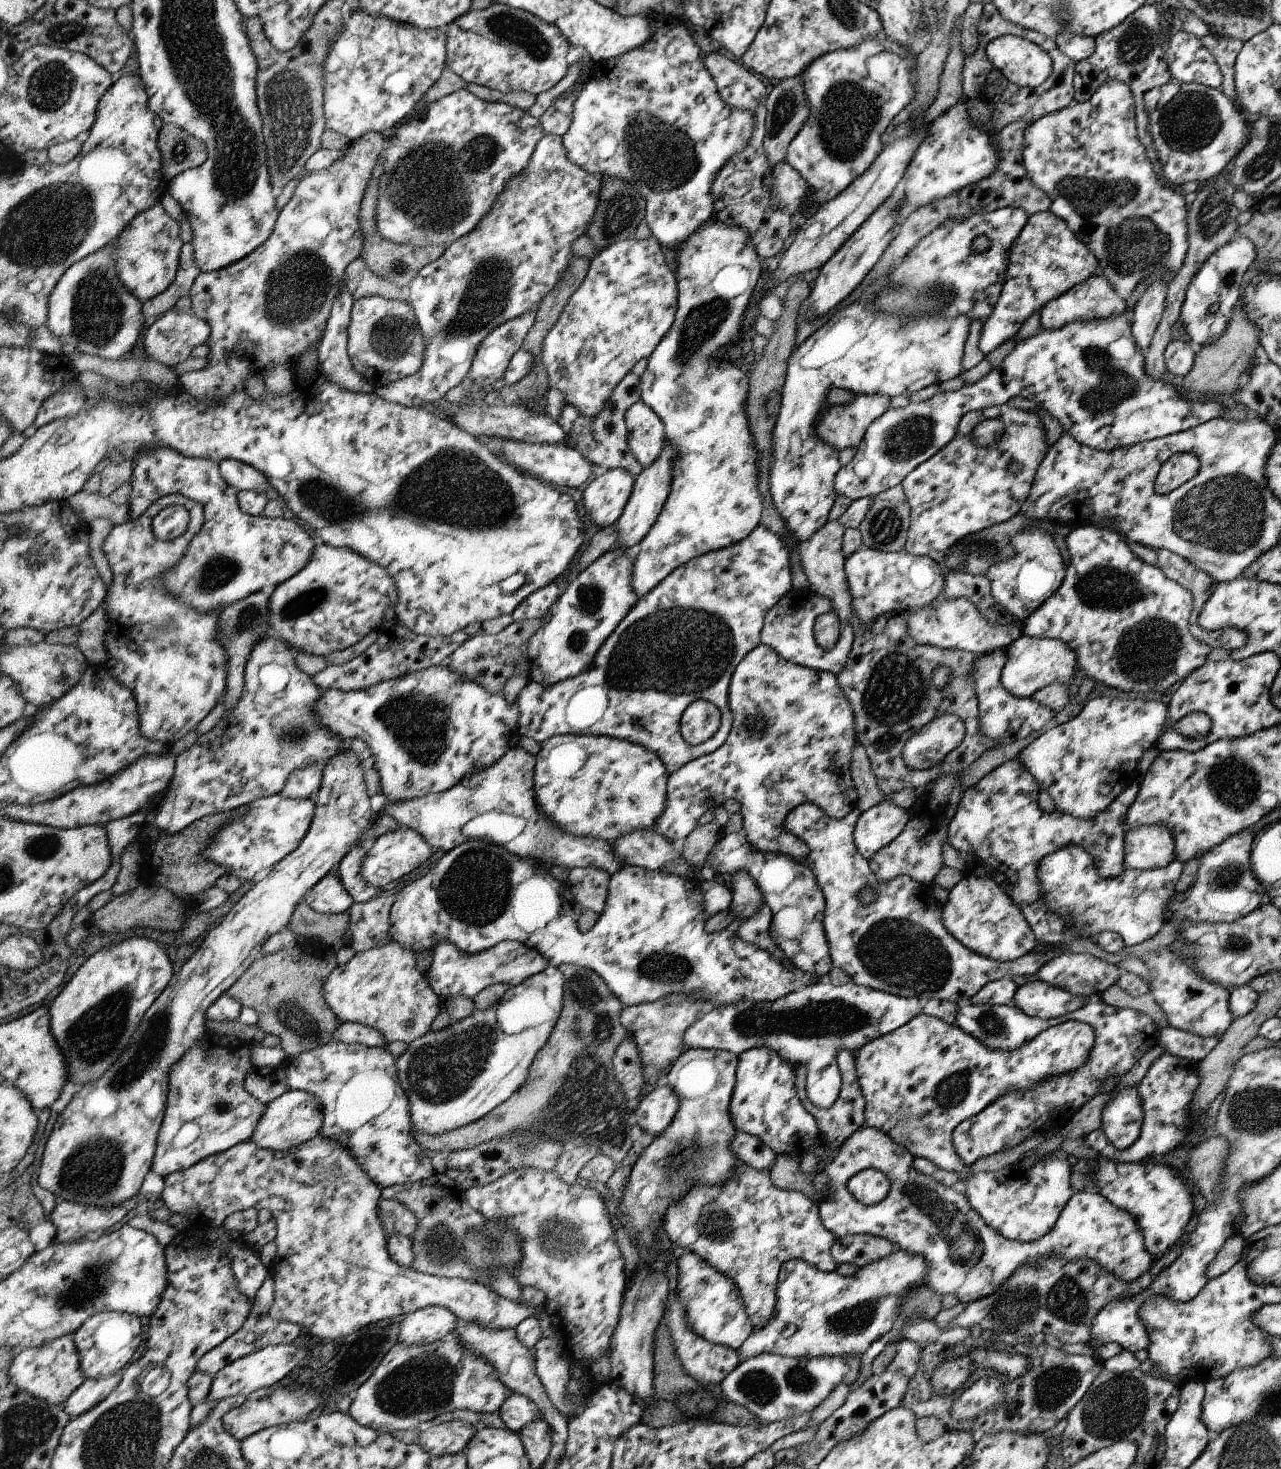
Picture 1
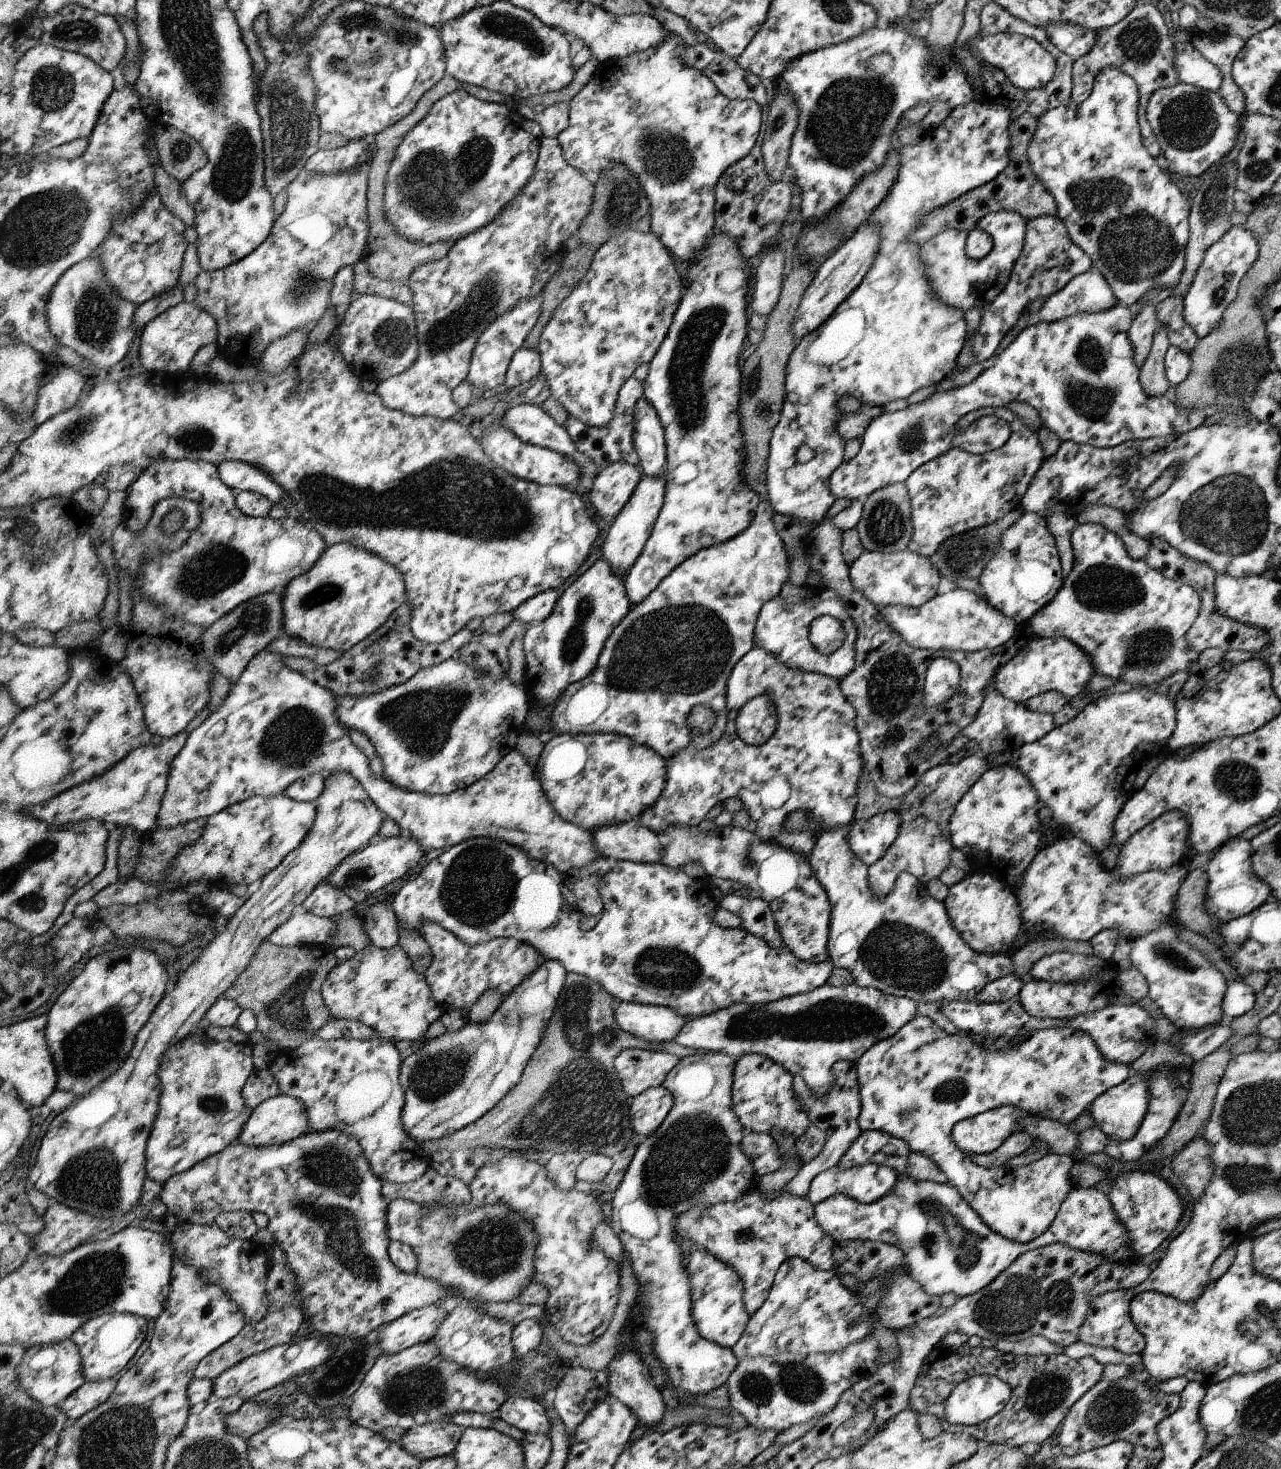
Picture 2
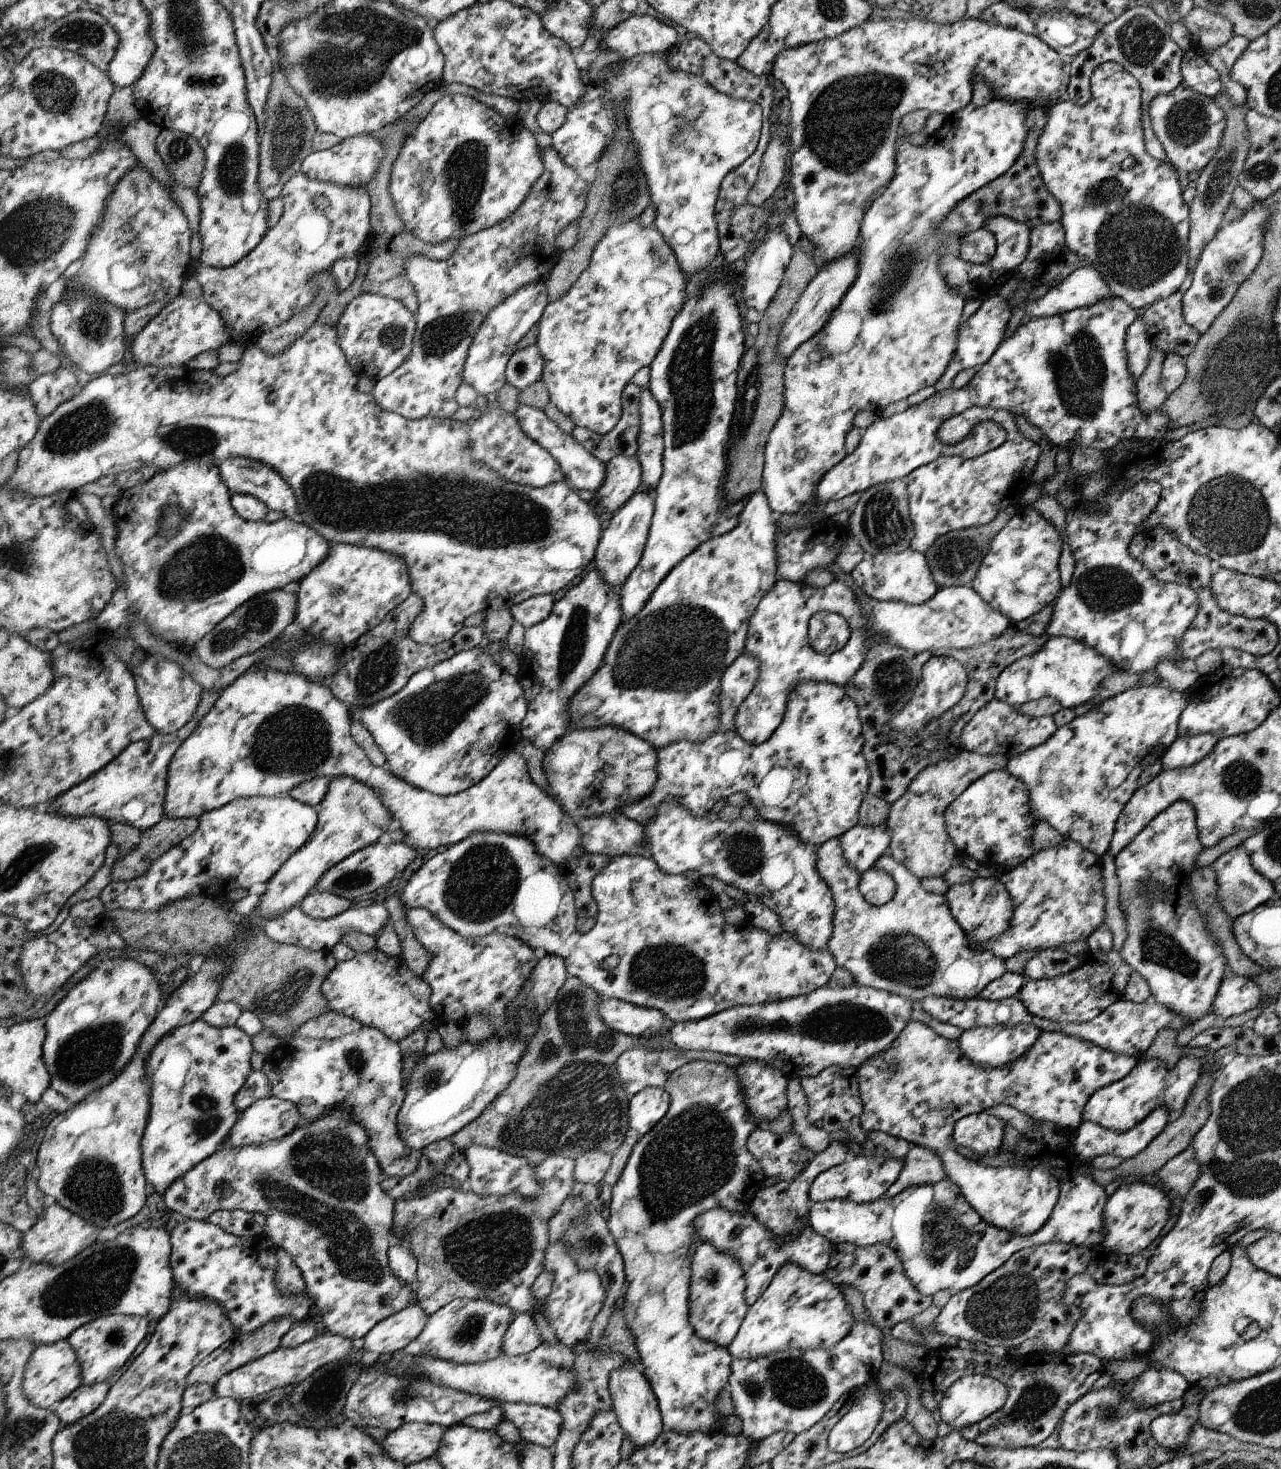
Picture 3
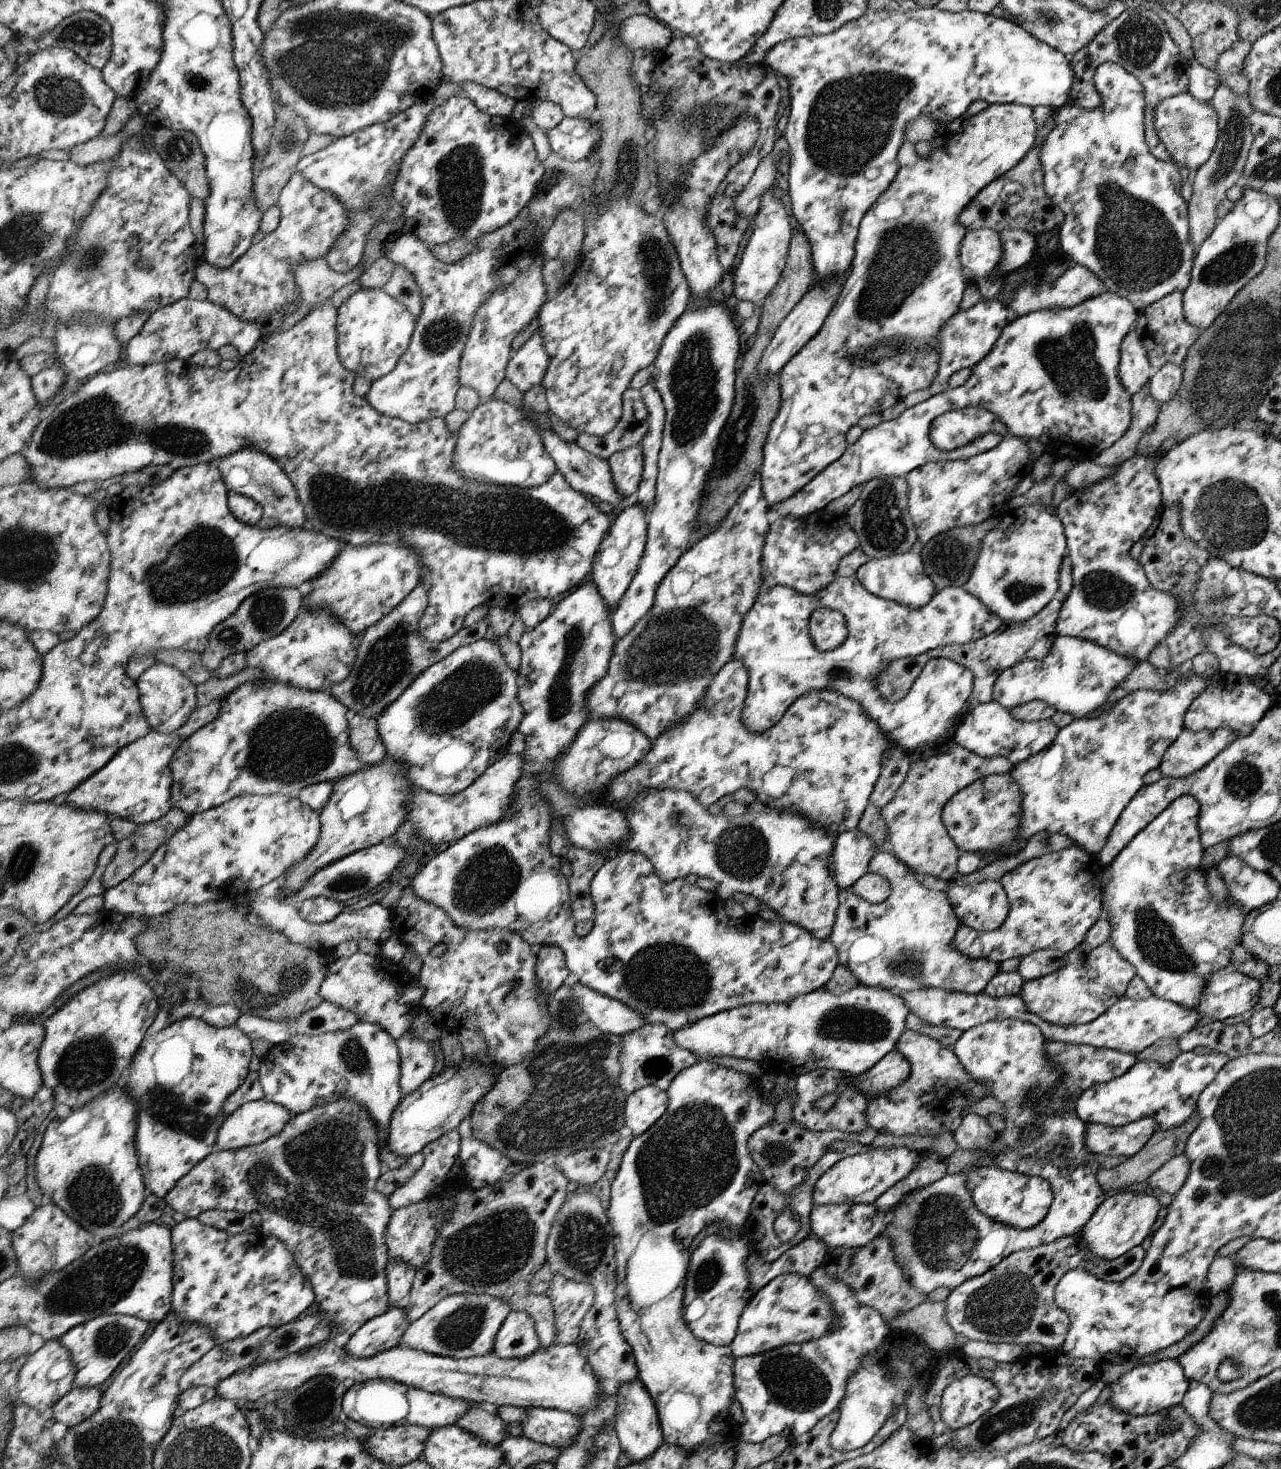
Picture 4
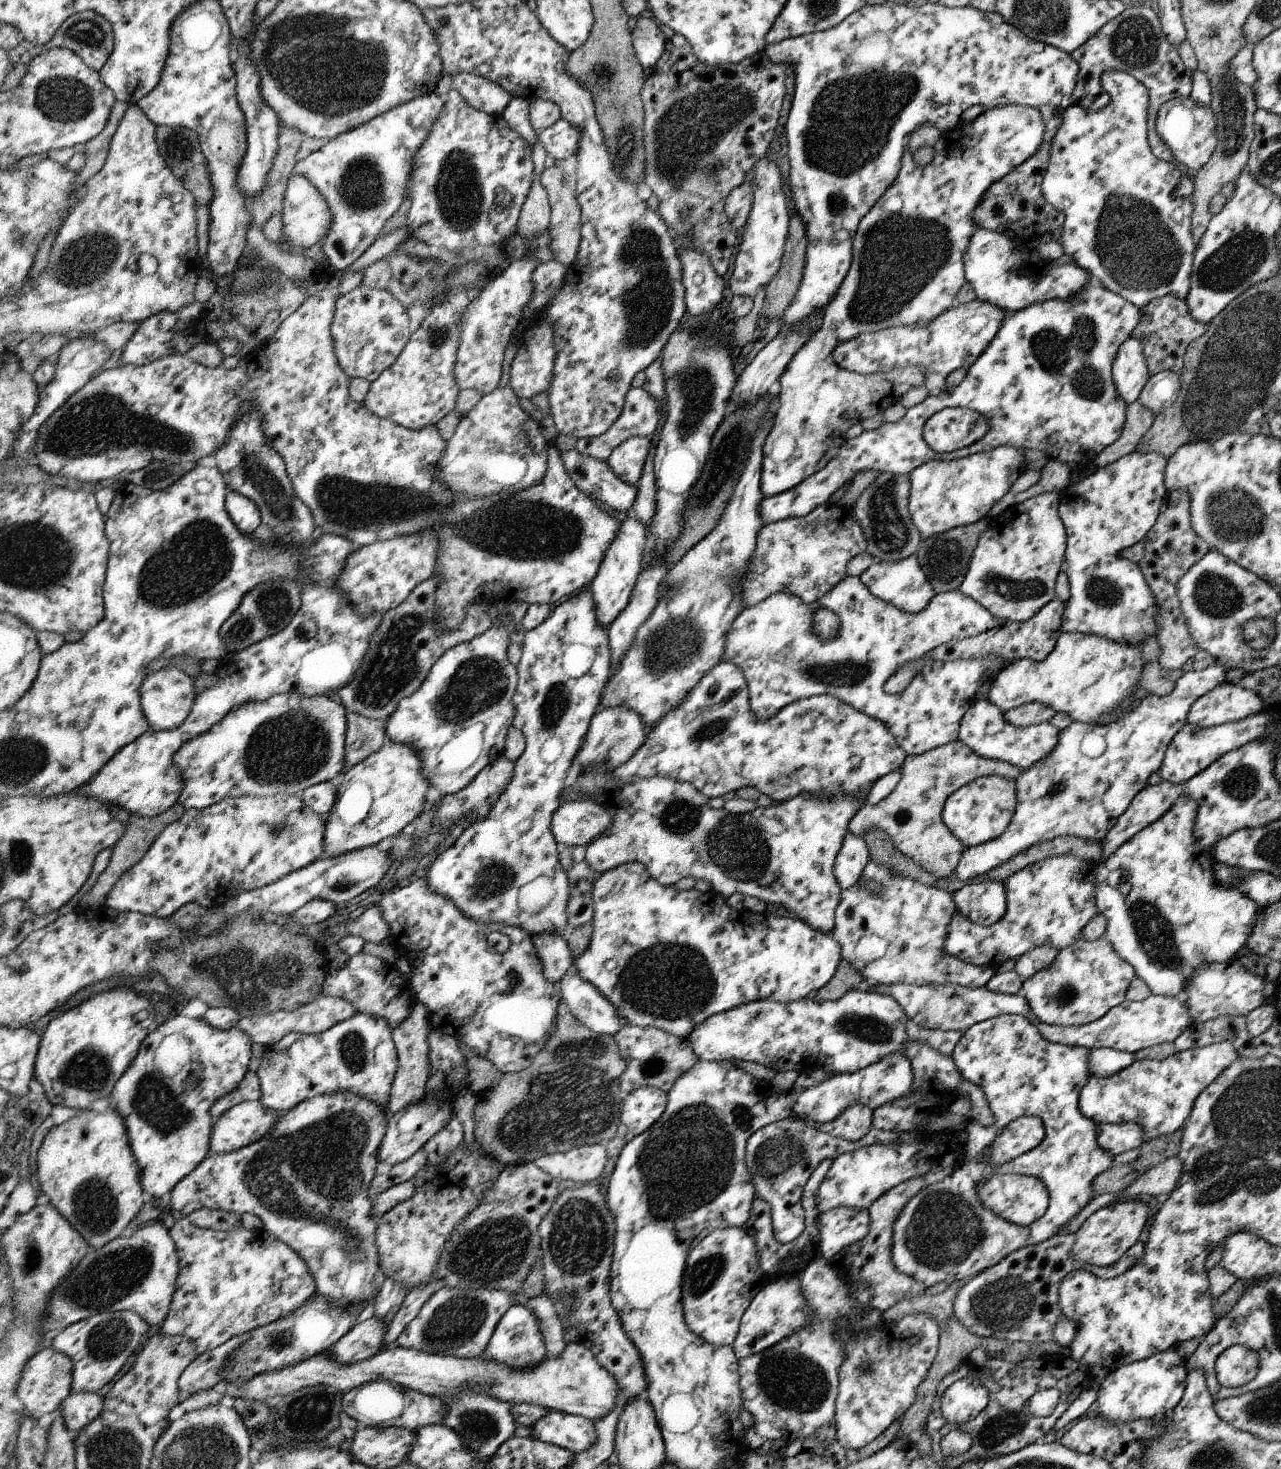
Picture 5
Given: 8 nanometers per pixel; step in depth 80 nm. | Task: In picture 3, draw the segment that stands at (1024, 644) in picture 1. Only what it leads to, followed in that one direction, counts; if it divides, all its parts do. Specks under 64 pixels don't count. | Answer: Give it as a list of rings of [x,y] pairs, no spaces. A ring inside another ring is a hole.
[[[1050,637],[1043,648],[1030,656],[1023,656],[998,673],[995,697],[1013,707],[1034,699],[1054,697],[1064,709],[1074,708],[1099,692],[1100,682],[1118,670],[1110,670],[1108,662],[1098,656],[1098,651],[1070,637]]]

